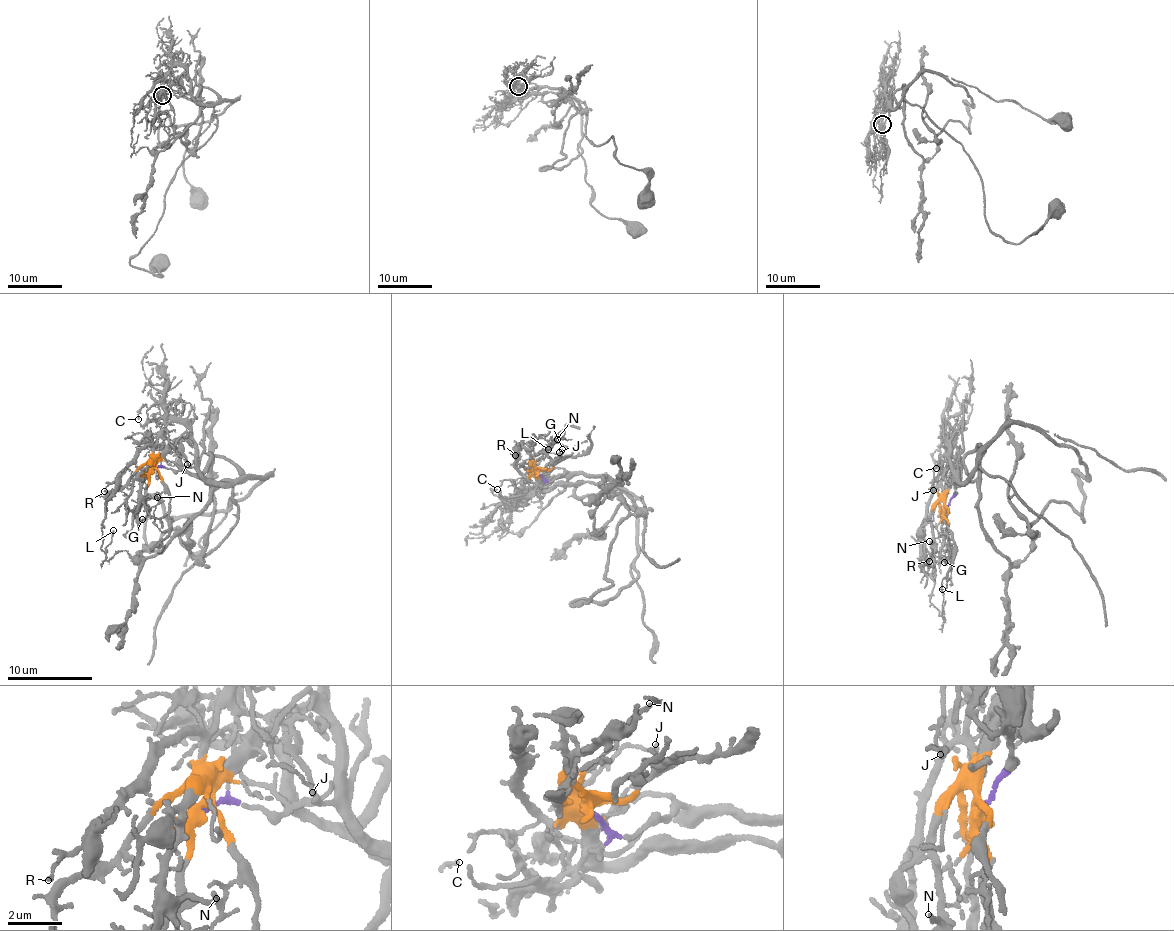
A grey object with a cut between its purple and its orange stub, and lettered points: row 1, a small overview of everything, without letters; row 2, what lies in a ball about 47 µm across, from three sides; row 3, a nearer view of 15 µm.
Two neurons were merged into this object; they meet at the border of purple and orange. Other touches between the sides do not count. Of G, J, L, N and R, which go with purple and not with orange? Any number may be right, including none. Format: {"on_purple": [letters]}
{"on_purple": []}

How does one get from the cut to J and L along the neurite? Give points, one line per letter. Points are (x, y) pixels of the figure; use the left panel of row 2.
J: (150, 468), (153, 447), (163, 429), (170, 435), (174, 452), (188, 464)
L: (150, 468), (149, 461), (145, 468), (133, 463), (121, 474), (117, 492), (107, 501), (103, 551), (114, 530)

